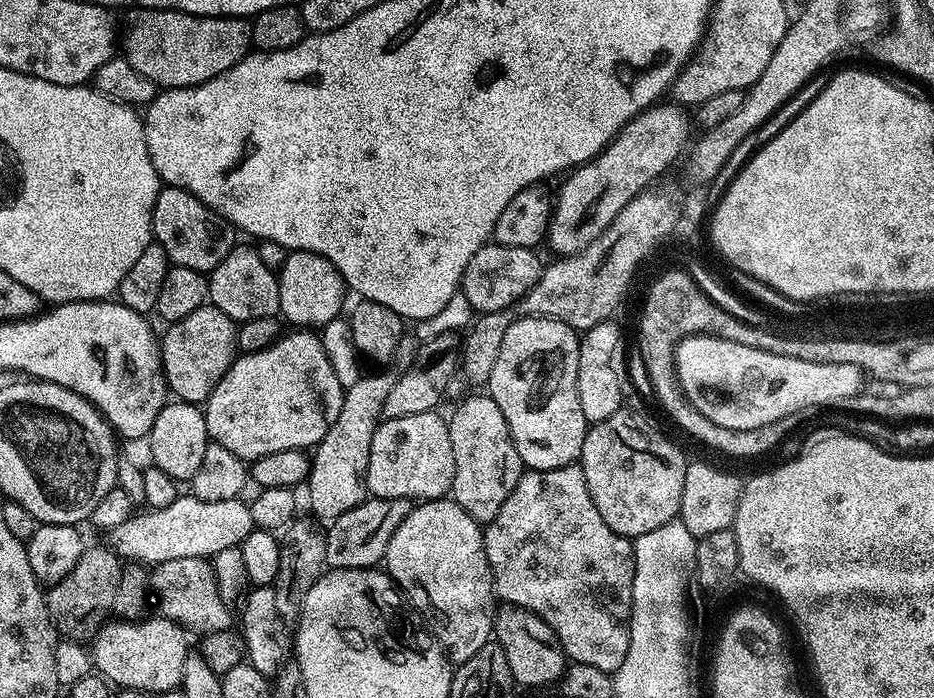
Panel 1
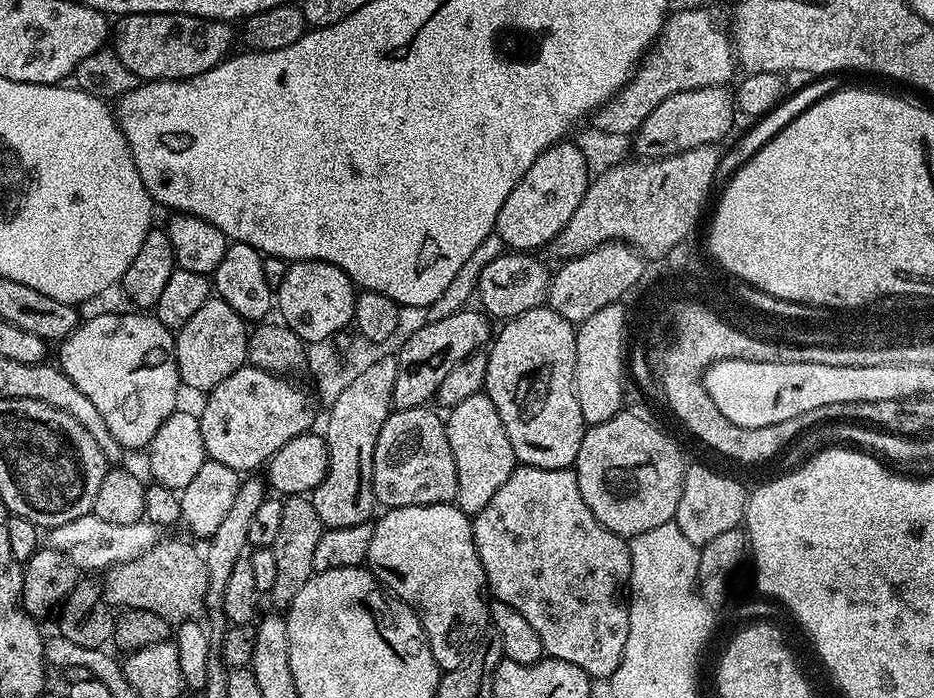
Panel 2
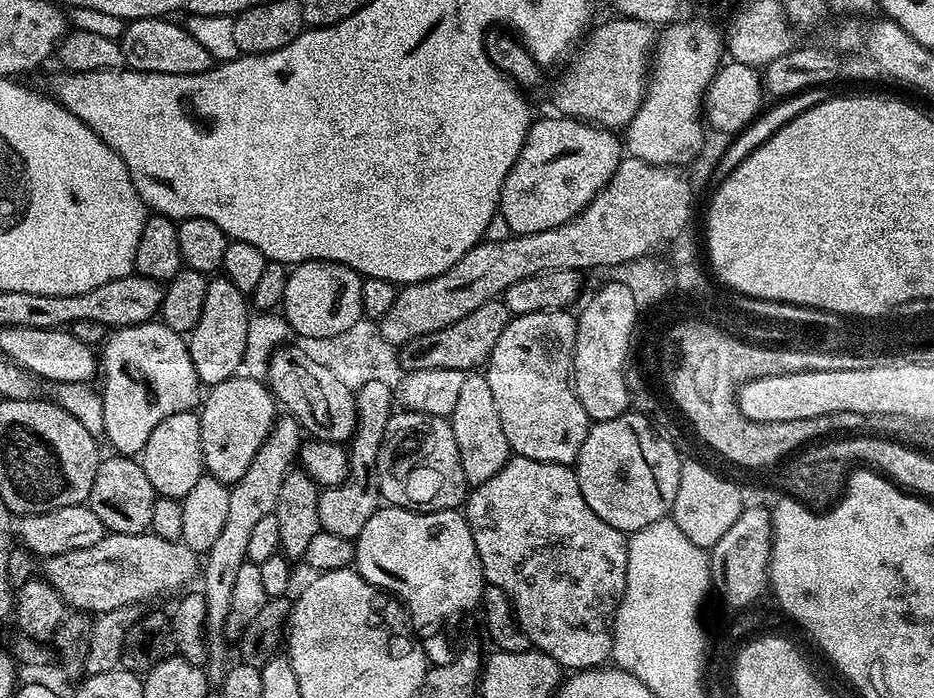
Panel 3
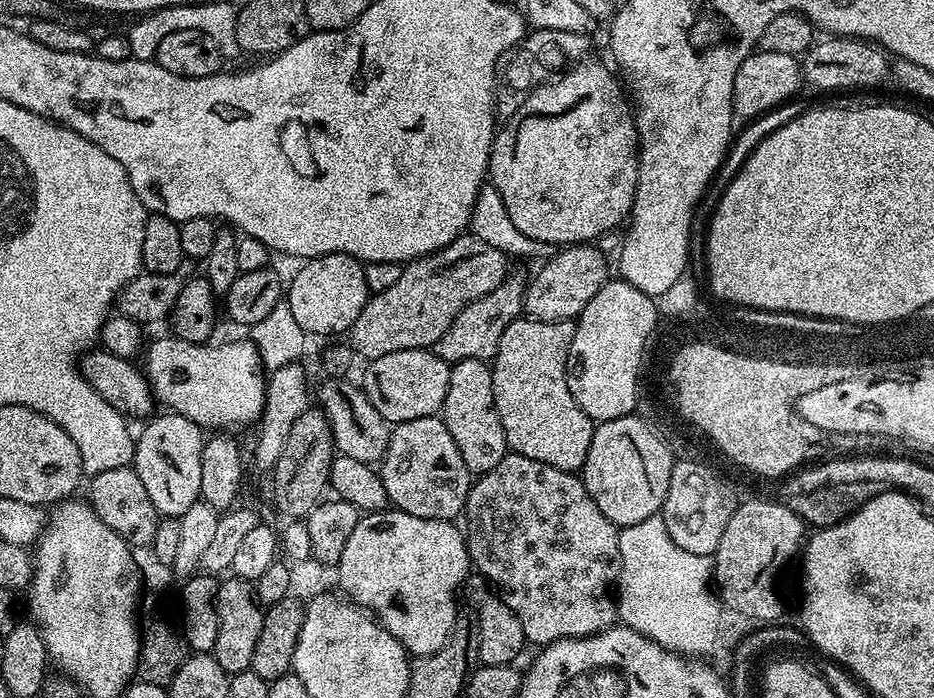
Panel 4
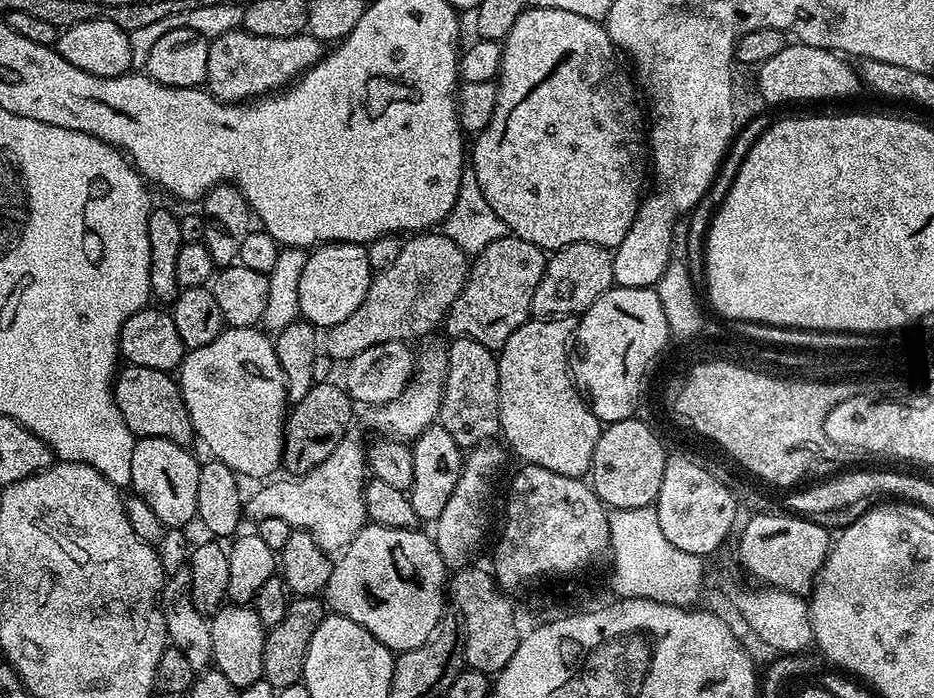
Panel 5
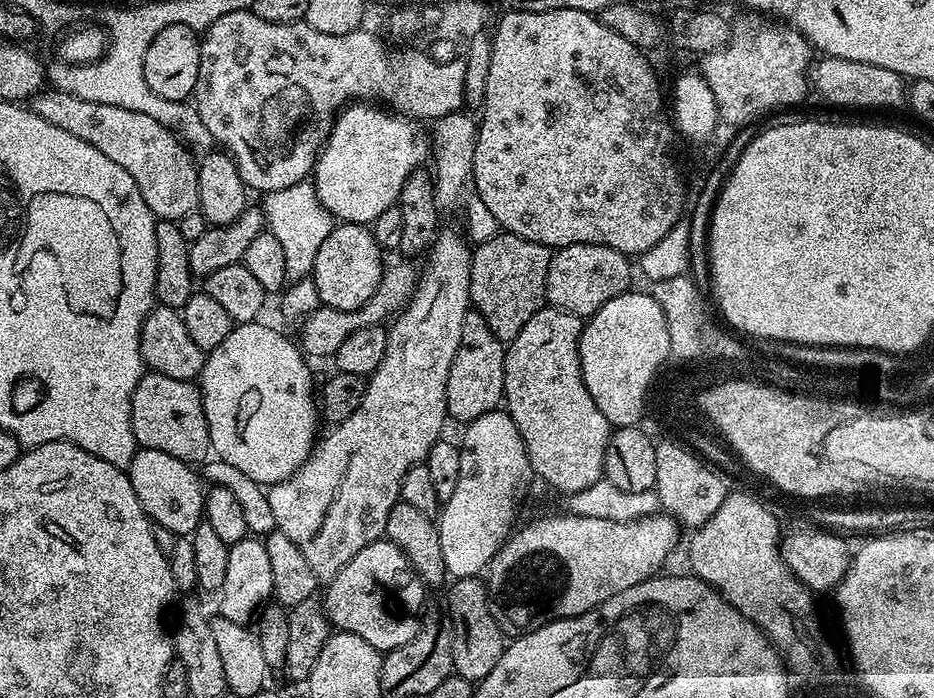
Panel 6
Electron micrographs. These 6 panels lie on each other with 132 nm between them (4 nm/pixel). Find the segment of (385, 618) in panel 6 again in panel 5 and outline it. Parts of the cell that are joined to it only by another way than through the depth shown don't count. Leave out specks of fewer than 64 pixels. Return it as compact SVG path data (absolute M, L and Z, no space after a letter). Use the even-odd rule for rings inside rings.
M375 522L365 524L362 531L348 543L348 547L339 553L332 565L330 582L326 582L322 593L327 607L335 615L358 622L362 630L370 630L370 634L374 634L374 638L378 638L378 642L382 642L382 646L394 654L409 652L425 644L438 622L446 615L446 581L450 572L436 548L435 539L429 533L427 536L420 531L416 528L391 528Z

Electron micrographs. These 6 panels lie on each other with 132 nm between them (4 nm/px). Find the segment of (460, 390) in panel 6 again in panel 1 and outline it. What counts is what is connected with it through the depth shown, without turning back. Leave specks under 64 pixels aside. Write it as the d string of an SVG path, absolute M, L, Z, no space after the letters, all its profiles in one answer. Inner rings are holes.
M468 396L453 410L448 429L450 447L454 449L451 499L462 506L462 510L466 510L466 514L470 514L477 524L487 525L498 510L502 510L502 502L510 498L514 486L518 486L526 471L512 441L506 418L502 418L502 410L498 410L498 402L494 402L491 396Z

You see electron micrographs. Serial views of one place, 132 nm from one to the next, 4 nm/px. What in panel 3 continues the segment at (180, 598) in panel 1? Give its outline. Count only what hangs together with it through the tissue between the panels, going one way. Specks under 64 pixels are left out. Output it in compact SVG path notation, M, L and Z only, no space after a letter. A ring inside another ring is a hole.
M150 530L147 532L139 532L138 534L118 534L113 532L105 534L100 541L94 546L88 546L82 550L74 550L72 552L63 552L57 556L43 557L42 564L44 564L44 572L42 572L43 579L47 580L49 586L63 598L65 605L69 609L79 610L85 614L99 614L106 610L118 610L118 606L130 606L131 604L144 604L152 600L155 596L160 596L163 592L172 592L175 588L180 588L183 584L188 584L192 580L192 575L197 575L198 572L198 556L197 553L192 552L180 540L167 540L166 538L158 538Z

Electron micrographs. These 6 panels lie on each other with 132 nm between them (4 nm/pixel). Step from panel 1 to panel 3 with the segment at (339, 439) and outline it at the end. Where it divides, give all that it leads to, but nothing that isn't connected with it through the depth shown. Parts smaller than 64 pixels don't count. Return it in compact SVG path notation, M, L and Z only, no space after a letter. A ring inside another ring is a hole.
M367 382L355 389L356 394L356 433L347 445L348 479L338 486L321 491L318 498L318 518L323 531L338 534L338 538L355 541L362 526L381 507L380 483L376 477L376 459L382 446L386 422L390 422L394 411L394 388L386 382Z

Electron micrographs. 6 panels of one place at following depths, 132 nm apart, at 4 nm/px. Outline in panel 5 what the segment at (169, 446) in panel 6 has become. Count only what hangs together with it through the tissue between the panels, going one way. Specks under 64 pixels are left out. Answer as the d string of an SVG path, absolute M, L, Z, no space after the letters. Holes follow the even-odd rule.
M128 364L117 371L114 391L118 410L122 410L122 418L126 426L130 426L133 436L166 438L175 444L191 445L194 429L190 410L186 410L179 383L169 373Z

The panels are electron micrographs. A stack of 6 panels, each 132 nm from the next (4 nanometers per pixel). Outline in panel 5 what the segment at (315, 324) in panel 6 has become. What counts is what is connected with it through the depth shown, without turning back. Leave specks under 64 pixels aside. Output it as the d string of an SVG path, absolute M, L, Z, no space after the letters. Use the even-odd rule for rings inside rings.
M425 230L409 235L398 259L386 266L386 270L373 275L370 290L366 290L366 298L362 298L362 306L358 306L350 318L323 333L323 351L325 348L332 360L347 362L369 346L378 346L378 342L413 342L419 336L430 335L443 325L450 306L458 294L462 294L469 267L468 253L454 246L443 231Z

